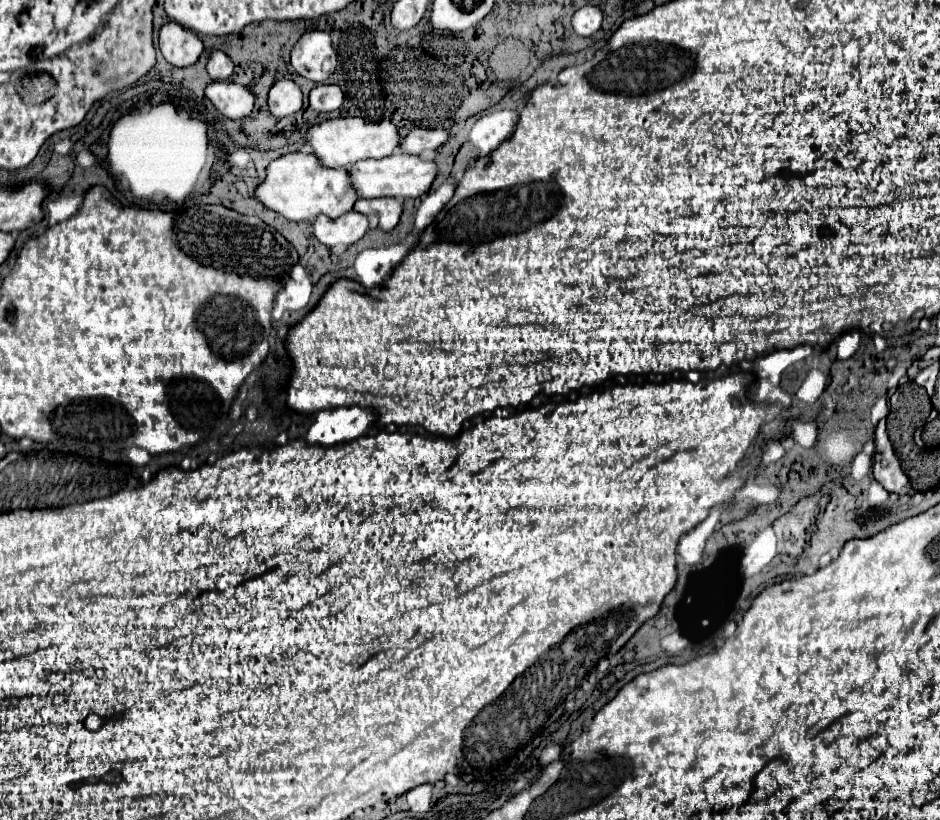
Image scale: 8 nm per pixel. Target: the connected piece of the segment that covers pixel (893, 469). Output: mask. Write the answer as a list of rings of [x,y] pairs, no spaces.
[[[882,418],[876,426],[874,436],[876,452],[874,452],[874,478],[890,492],[890,494],[913,494],[916,491],[912,488],[910,481],[904,476],[904,470],[900,468],[900,460],[894,456],[892,442],[886,434],[886,418]]]

